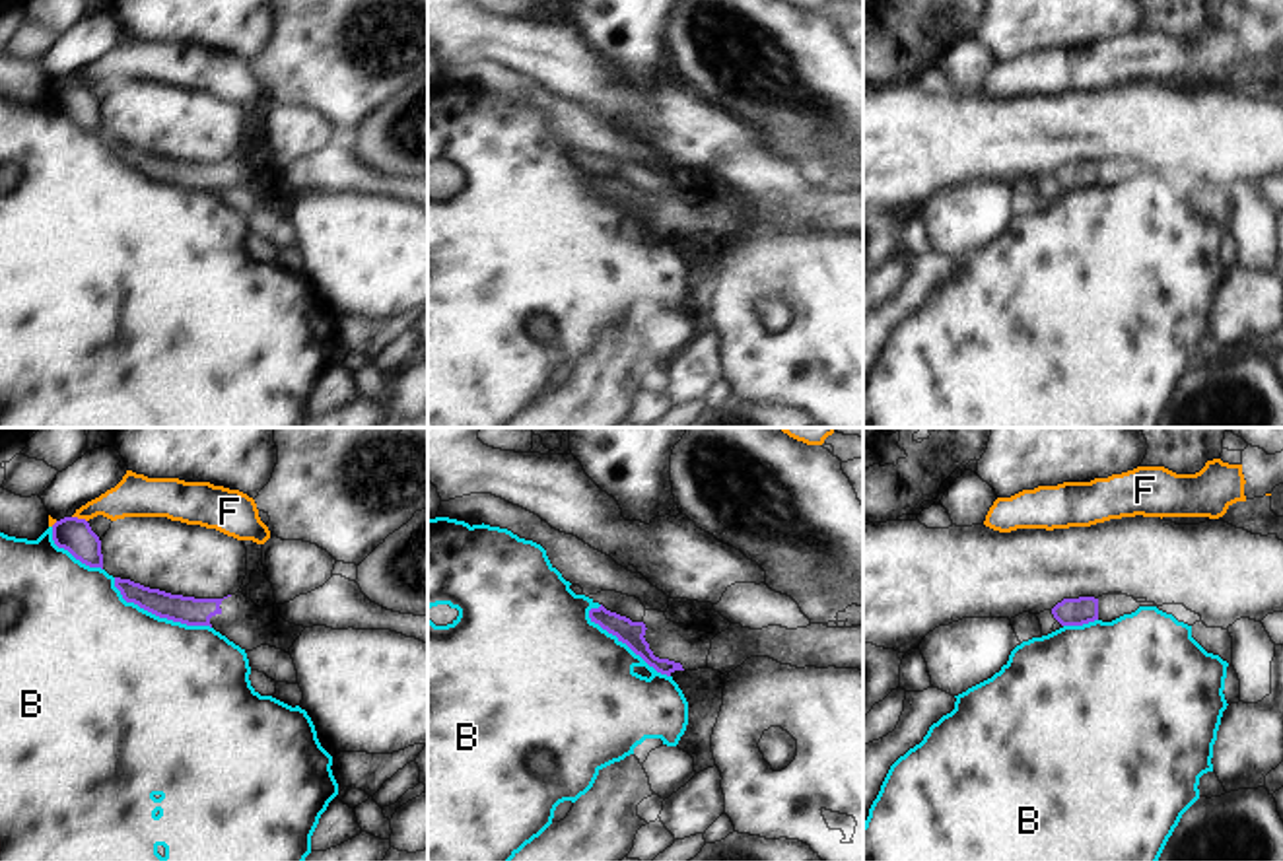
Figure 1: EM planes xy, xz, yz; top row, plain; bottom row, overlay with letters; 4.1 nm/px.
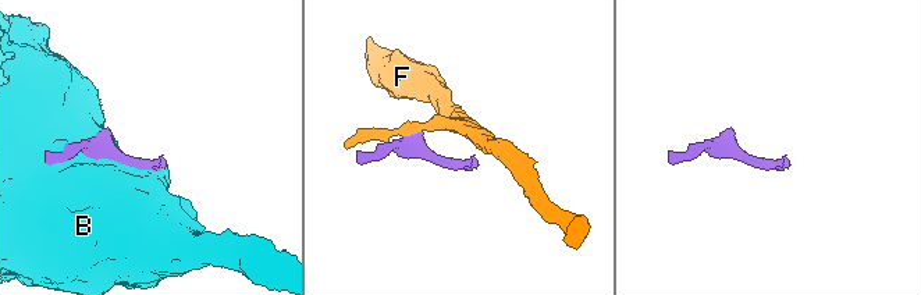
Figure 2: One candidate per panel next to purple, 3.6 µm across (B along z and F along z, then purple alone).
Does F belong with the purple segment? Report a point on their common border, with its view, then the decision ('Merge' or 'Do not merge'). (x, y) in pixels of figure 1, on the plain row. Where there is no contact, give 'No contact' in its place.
Touches purple at xy (80, 84). Do not merge

